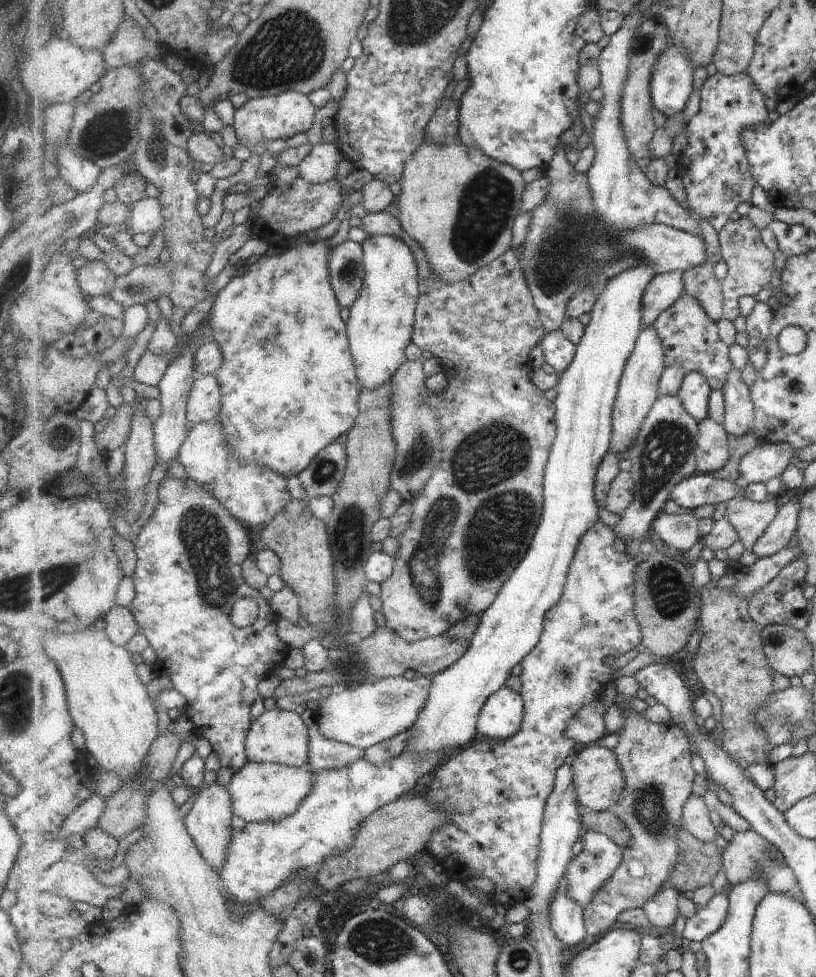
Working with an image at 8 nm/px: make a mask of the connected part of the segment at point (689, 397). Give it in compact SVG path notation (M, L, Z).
M689 372L683 380L678 395L684 403L685 410L688 410L689 414L700 423L709 416L709 400L713 392L703 373Z

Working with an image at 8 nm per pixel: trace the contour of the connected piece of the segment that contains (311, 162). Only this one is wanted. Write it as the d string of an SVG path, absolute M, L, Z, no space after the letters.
M315 145L308 158L297 168L300 177L312 184L330 182L337 177L341 162L345 160L344 152L339 145Z

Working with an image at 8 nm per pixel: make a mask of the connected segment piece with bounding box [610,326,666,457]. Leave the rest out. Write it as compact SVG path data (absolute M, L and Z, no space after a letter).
M654 326L644 328L640 337L637 338L636 348L629 357L628 365L625 366L625 372L620 382L620 393L617 395L616 409L613 412L611 452L624 457L623 454L635 442L645 418L648 417L660 396L660 380L665 369L665 346L659 332L655 330Z

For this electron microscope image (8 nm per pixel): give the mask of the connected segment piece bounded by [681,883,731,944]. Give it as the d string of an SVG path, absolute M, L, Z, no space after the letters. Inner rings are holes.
M728 883L723 892L715 892L707 906L699 907L697 914L686 919L681 932L683 941L701 943L723 926L729 914L730 886Z

